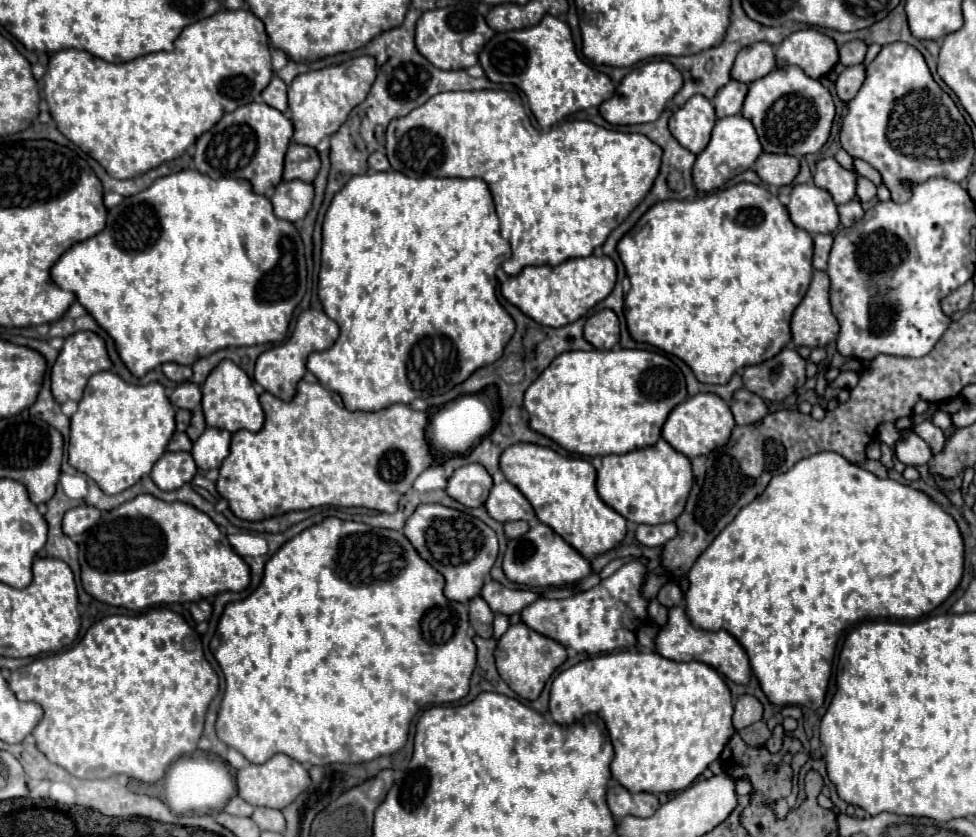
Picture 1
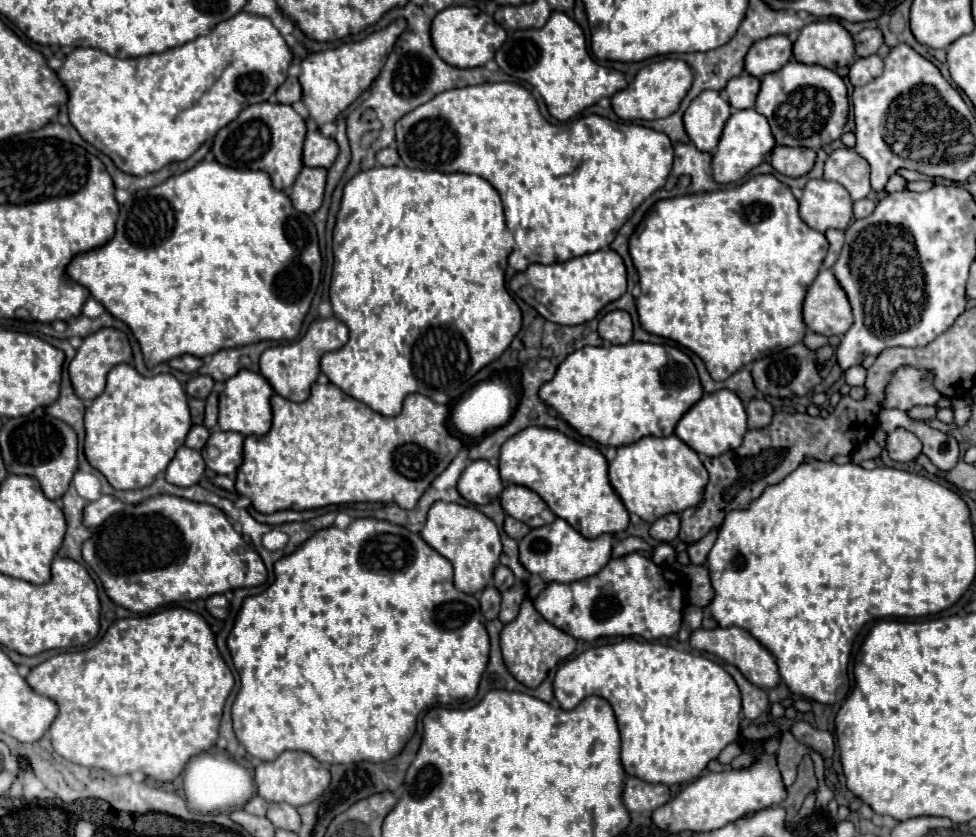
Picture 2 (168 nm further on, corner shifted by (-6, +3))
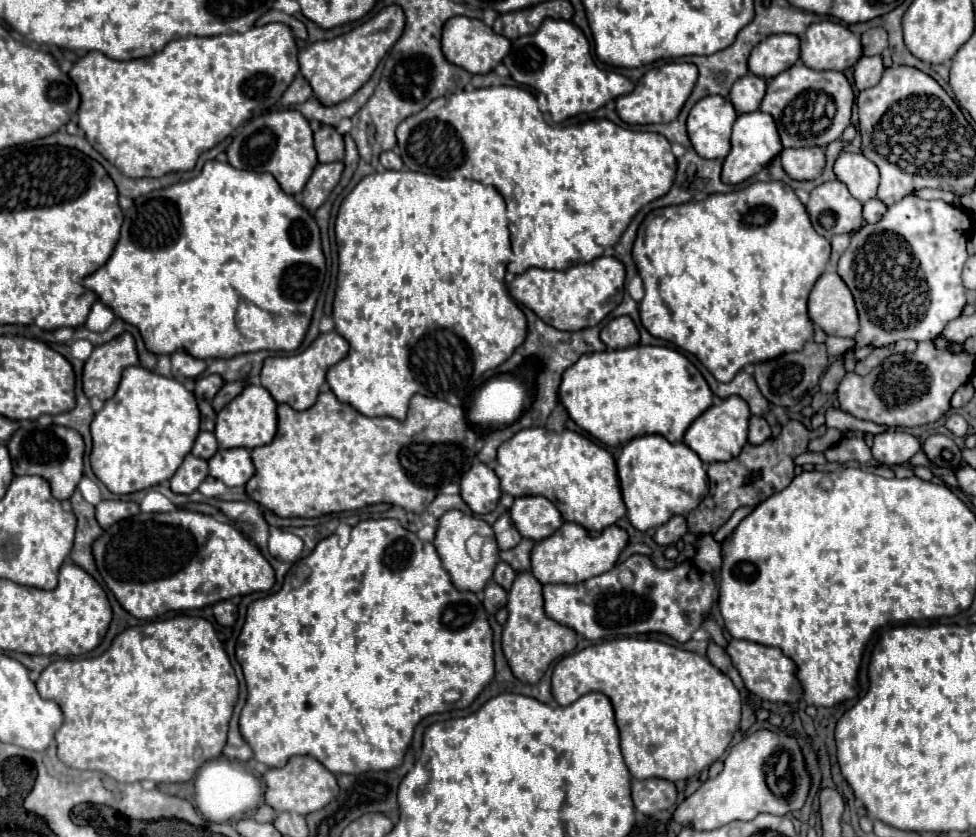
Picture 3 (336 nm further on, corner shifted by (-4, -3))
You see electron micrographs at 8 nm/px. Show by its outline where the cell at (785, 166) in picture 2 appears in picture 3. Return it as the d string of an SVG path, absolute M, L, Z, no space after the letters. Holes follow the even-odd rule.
M804 148L804 150L782 150L780 162L784 172L792 180L814 180L822 174L826 158L820 148Z

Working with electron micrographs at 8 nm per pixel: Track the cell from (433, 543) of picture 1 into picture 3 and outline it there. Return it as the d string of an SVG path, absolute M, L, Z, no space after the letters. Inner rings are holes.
M450 510L450 512L446 512L446 514L438 520L434 546L436 546L436 552L438 552L440 558L442 558L444 568L448 570L448 574L450 574L450 578L452 578L452 584L454 584L458 590L480 592L480 590L484 590L484 586L488 584L488 580L492 580L494 568L496 568L496 562L498 562L498 546L496 546L496 538L494 538L492 526L488 526L484 520L474 518L474 516L468 516L468 514L460 512L460 510ZM474 534L480 534L480 536L488 538L488 544L484 546L480 560L472 560L472 558L468 556L468 552L466 552L466 540L468 540L470 536L474 536Z

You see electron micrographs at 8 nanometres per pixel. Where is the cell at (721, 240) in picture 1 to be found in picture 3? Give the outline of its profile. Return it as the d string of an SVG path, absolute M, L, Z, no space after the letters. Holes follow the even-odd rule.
M754 182L742 190L736 190L736 192L712 194L712 196L704 198L702 202L692 200L686 204L664 206L664 208L652 210L638 230L638 238L632 248L632 258L636 262L636 268L638 268L638 274L644 282L644 292L646 292L640 302L642 326L654 338L668 340L668 342L676 344L678 348L694 354L714 374L714 378L718 382L730 382L746 364L758 364L764 360L772 360L780 354L802 350L802 346L808 340L812 340L814 324L808 318L806 304L808 304L808 294L810 294L814 282L820 278L820 274L824 272L824 268L828 264L830 242L824 236L816 234L816 230L810 224L806 208L802 206L802 202L796 198L794 190L788 184L784 184L784 182Z

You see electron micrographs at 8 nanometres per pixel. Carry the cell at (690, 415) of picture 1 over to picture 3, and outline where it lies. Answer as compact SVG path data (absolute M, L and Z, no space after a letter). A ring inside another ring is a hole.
M724 398L720 404L710 406L704 414L700 414L684 434L684 444L690 446L704 464L710 462L726 462L740 454L748 436L748 418L750 410L742 398Z

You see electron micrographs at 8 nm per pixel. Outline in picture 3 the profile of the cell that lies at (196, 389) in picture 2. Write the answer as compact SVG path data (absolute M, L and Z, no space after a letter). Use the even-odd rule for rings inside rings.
M212 374L212 376L202 376L202 378L196 380L194 394L196 394L198 400L212 400L214 394L222 388L222 384L224 384L224 380L222 380L220 376L216 376L216 374Z

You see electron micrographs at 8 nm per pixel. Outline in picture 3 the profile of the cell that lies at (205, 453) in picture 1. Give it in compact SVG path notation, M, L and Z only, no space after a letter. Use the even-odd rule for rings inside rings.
M218 448L208 460L210 476L222 480L226 486L244 486L254 474L250 450L246 448Z

